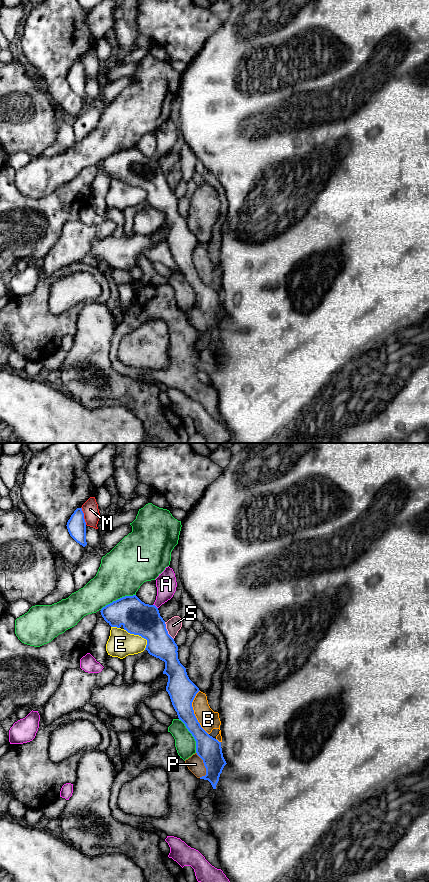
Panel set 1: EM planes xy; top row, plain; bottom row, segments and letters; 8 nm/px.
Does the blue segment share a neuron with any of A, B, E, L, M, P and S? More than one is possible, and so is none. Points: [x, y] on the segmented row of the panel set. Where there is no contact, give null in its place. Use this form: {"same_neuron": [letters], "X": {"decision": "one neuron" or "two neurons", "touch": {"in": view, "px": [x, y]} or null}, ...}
{"same_neuron": ["P"], "A": {"decision": "two neurons", "touch": {"in": "xy", "px": [155, 606]}}, "B": {"decision": "two neurons", "touch": {"in": "xy", "px": [193, 712]}}, "E": {"decision": "two neurons", "touch": {"in": "xy", "px": [139, 635]}}, "L": {"decision": "two neurons", "touch": {"in": "xy", "px": [118, 599]}}, "M": {"decision": "two neurons", "touch": {"in": "xy", "px": [83, 516]}}, "P": {"decision": "one neuron", "touch": {"in": "xy", "px": [204, 765]}}, "S": {"decision": "two neurons", "touch": {"in": "xy", "px": [167, 631]}}}

